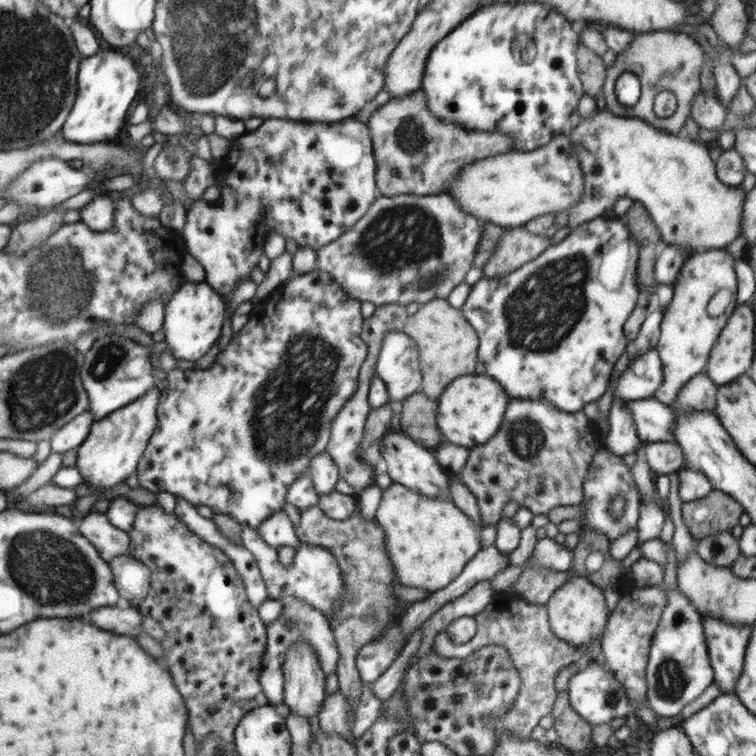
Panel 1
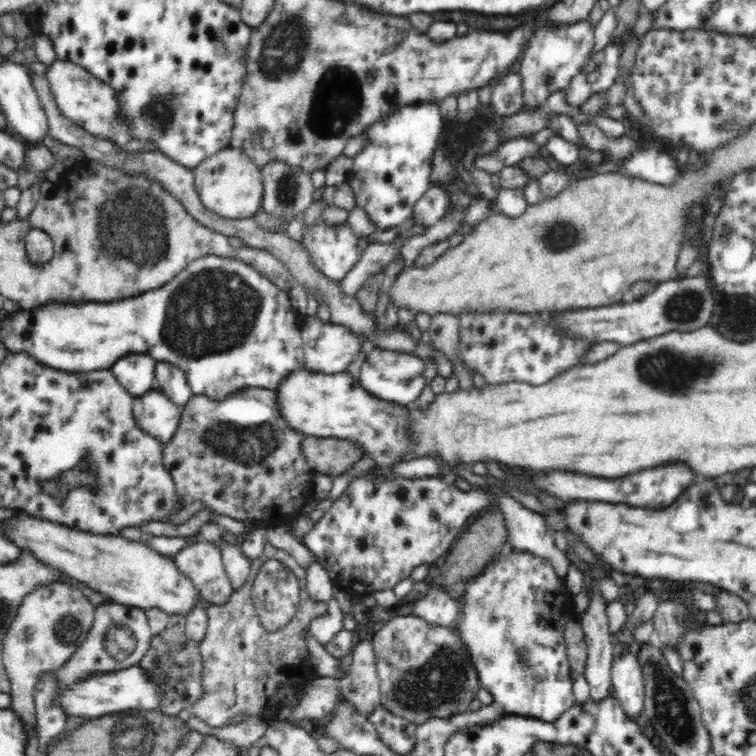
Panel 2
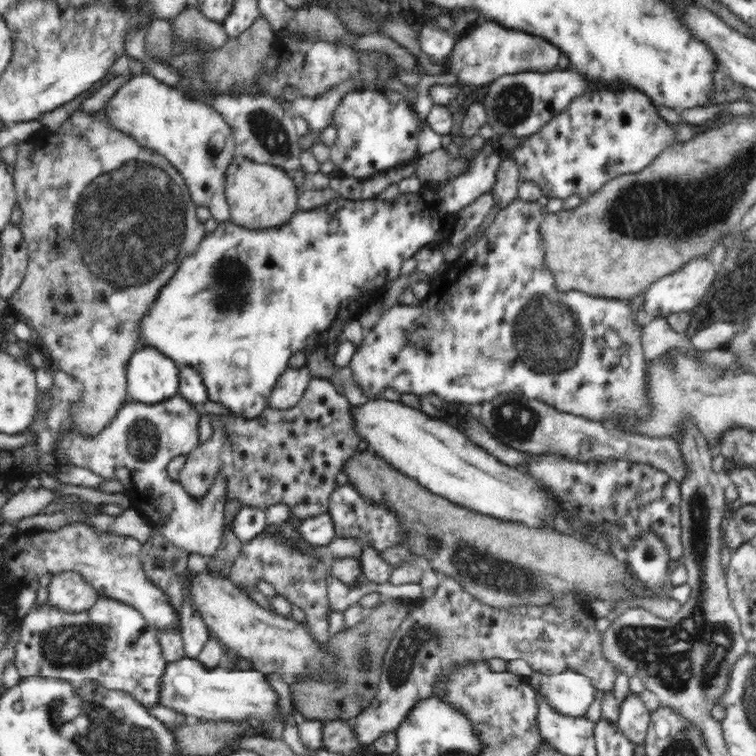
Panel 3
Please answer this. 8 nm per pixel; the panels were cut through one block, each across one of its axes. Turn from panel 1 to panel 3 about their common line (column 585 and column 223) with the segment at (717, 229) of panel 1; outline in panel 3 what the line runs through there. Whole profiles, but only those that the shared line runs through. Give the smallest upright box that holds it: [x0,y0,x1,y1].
[104,75,235,222]

